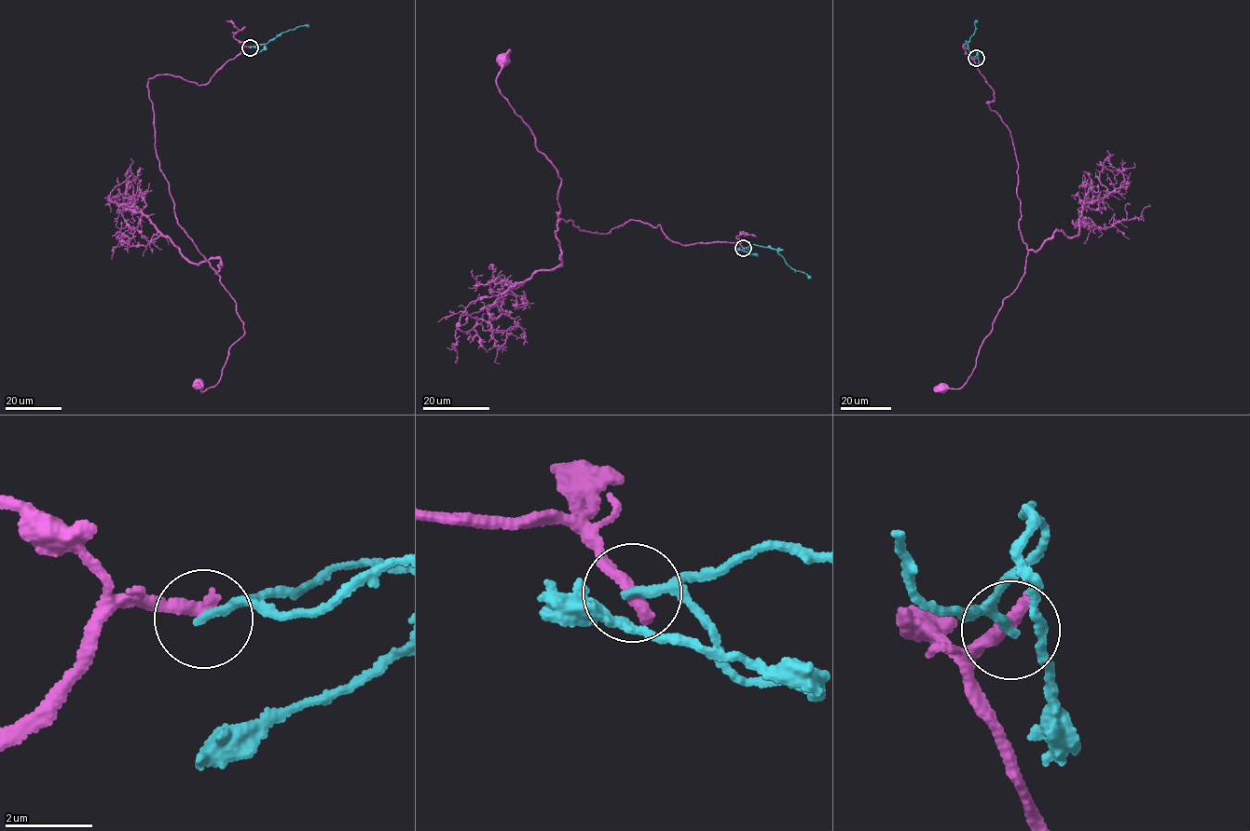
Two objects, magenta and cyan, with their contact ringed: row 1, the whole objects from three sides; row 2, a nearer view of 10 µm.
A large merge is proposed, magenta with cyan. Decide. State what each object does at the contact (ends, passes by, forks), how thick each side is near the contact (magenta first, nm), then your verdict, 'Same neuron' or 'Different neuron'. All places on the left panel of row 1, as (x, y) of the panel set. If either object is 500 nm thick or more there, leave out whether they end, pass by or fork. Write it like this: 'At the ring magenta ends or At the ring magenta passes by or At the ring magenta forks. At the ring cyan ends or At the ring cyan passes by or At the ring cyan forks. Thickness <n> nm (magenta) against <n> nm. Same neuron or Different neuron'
At the ring magenta ends. At the ring cyan ends. Thickness 320 nm (magenta) against 200 nm. Different neuron

